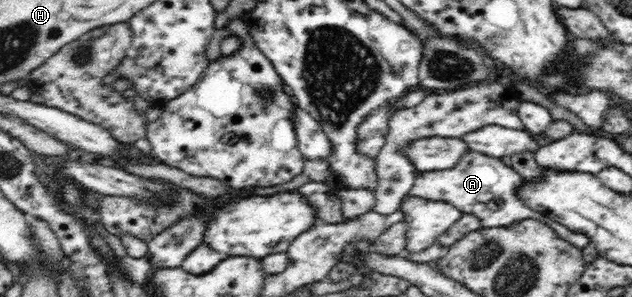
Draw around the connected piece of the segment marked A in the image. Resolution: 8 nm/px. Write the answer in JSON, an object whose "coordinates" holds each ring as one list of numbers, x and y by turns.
{"coordinates":[[469,151,461,156,457,166,447,170,437,170,431,172,420,172,413,184,413,188,408,192,410,196,424,198,425,200,441,200,448,202,462,210,464,214,476,216,483,228,493,228,509,226,517,221,526,218,533,218,545,222,553,227,559,237,567,242,579,247,587,246,591,239,579,231,575,232,553,220,543,212,535,211,521,199,517,197,517,190,523,187,524,180,521,173,507,166,501,159,493,158,475,151]]}

